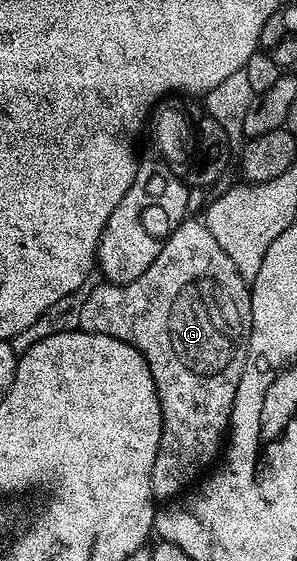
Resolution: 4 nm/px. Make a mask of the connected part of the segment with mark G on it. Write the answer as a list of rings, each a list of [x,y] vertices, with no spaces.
[[[189,217],[169,234],[159,257],[155,257],[143,277],[122,284],[101,281],[82,301],[81,309],[76,312],[80,330],[115,337],[131,345],[145,358],[151,369],[163,413],[159,453],[155,455],[155,465],[151,471],[154,500],[169,501],[180,496],[188,488],[185,486],[213,458],[216,460],[222,454],[229,418],[235,405],[235,393],[239,389],[249,352],[249,289],[250,284],[239,277],[239,269],[235,269],[235,265],[231,265],[231,257],[227,257],[227,253],[219,249],[219,241],[211,237],[204,222]]]

